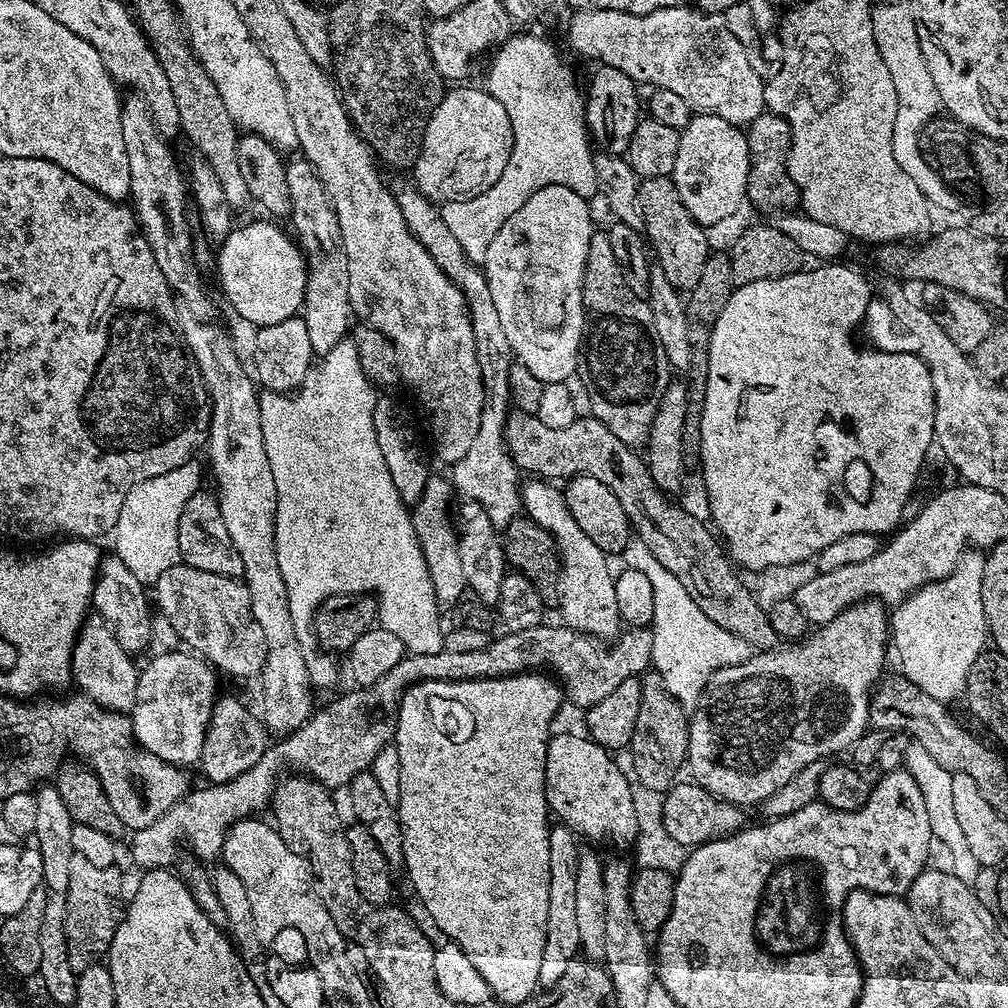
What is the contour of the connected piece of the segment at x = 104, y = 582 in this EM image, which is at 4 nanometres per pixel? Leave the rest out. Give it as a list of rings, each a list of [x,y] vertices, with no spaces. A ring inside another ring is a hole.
[[[109,554],[101,559],[96,586],[92,591],[92,608],[107,621],[122,649],[131,654],[142,651],[152,640],[154,608],[149,593],[147,596],[144,592],[147,592],[145,584],[138,582],[138,578],[130,574],[126,562],[122,562],[120,556]]]

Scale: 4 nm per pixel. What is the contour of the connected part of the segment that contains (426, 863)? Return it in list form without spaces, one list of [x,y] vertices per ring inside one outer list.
[[[529,670],[518,672],[514,676],[502,676],[499,680],[459,680],[458,682],[427,680],[421,684],[414,684],[403,696],[399,697],[398,705],[400,704],[400,709],[394,714],[394,747],[398,754],[398,762],[400,763],[398,766],[398,794],[400,795],[400,801],[394,807],[397,816],[400,817],[400,829],[402,830],[403,871],[408,871],[408,880],[412,883],[412,888],[416,891],[416,896],[420,899],[421,906],[428,911],[429,918],[448,935],[445,937],[451,943],[457,944],[464,951],[466,958],[470,958],[470,962],[474,962],[474,970],[478,970],[478,974],[488,983],[489,993],[495,999],[497,996],[502,1003],[512,1004],[512,1006],[519,1006],[522,1002],[526,1002],[537,991],[540,982],[538,970],[542,967],[542,950],[546,946],[546,910],[550,906],[550,813],[548,811],[548,803],[546,802],[546,794],[544,793],[544,779],[546,778],[546,750],[548,749],[549,739],[554,732],[554,729],[552,729],[552,719],[555,718],[556,711],[560,708],[560,700],[562,704],[562,689],[551,675],[541,674],[536,670]]]

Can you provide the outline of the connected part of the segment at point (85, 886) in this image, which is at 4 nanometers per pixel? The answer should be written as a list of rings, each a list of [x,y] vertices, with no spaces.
[[[74,855],[71,859],[70,886],[66,893],[66,947],[71,969],[77,974],[97,963],[107,953],[118,930],[126,908],[120,904],[124,880],[119,867],[94,866],[86,858]]]

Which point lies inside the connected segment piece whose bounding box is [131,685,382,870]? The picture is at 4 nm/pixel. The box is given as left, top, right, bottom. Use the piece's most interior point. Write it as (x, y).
(336, 744)

